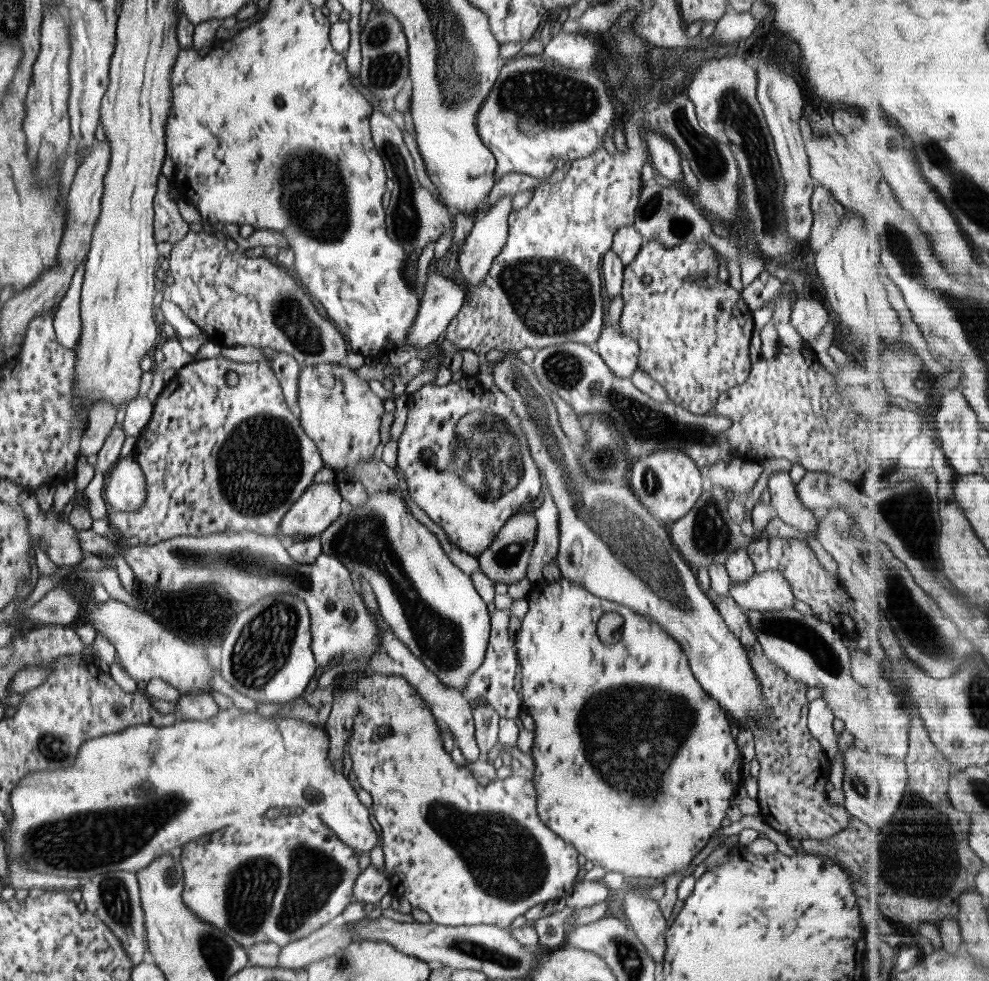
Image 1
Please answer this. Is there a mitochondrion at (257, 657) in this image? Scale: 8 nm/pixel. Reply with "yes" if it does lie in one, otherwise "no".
yes

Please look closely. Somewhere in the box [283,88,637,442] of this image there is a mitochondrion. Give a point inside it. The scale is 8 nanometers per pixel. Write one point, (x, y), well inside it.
(550, 296)

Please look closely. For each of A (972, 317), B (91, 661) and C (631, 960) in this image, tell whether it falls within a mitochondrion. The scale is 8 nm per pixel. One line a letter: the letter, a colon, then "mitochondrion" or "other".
A: mitochondrion
B: other
C: mitochondrion

